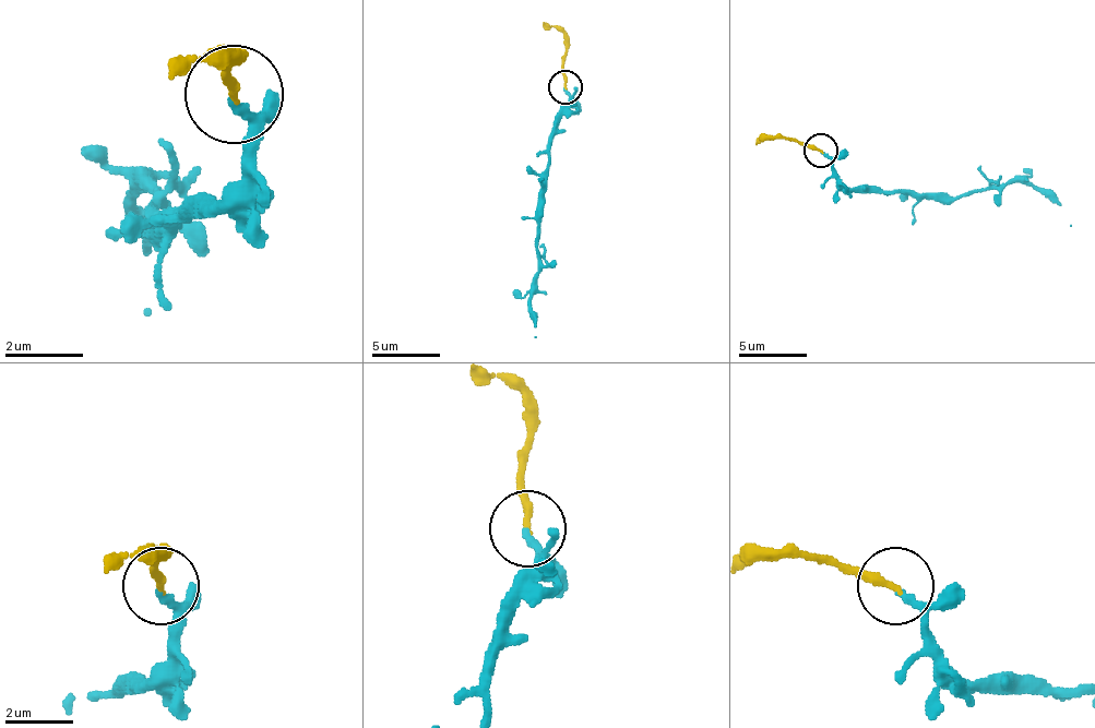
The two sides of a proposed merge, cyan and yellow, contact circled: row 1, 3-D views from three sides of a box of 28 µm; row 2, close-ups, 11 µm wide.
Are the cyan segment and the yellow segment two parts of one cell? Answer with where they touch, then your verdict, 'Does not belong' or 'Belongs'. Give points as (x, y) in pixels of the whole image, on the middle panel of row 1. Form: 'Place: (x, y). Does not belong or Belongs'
Place: (566, 87). Belongs

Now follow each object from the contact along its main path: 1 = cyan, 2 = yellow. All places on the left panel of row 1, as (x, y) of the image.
1: (231, 96), (251, 165), (212, 204), (163, 234), (143, 185), (133, 224), (153, 312)
2: (231, 96), (231, 57), (173, 76)

